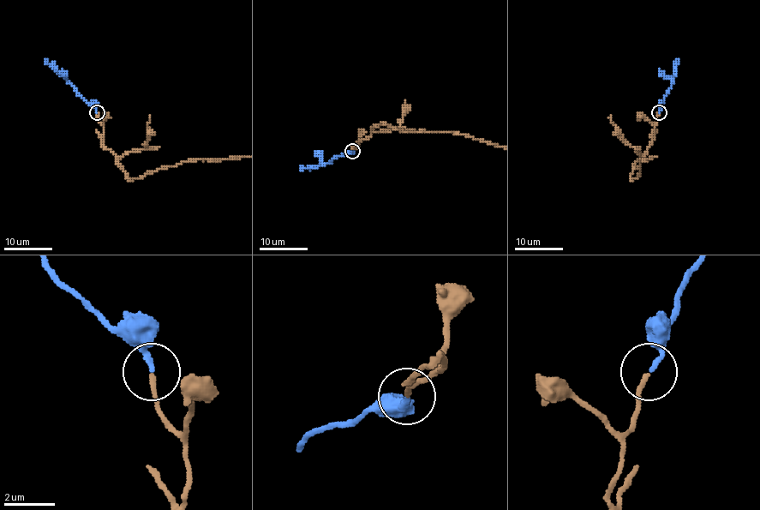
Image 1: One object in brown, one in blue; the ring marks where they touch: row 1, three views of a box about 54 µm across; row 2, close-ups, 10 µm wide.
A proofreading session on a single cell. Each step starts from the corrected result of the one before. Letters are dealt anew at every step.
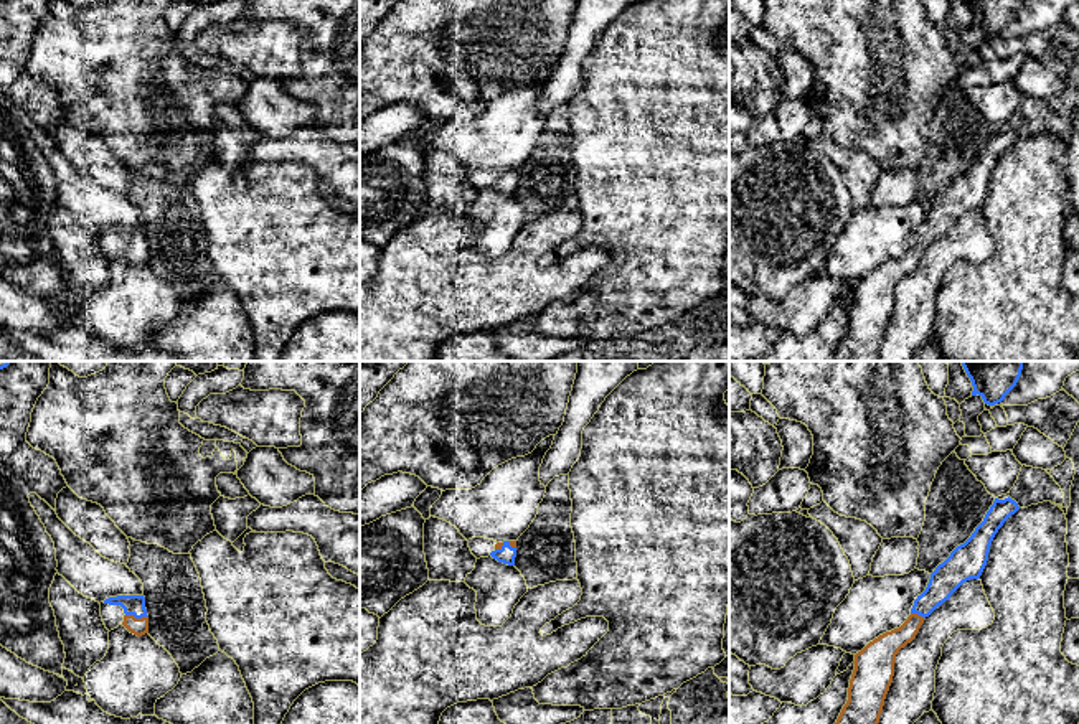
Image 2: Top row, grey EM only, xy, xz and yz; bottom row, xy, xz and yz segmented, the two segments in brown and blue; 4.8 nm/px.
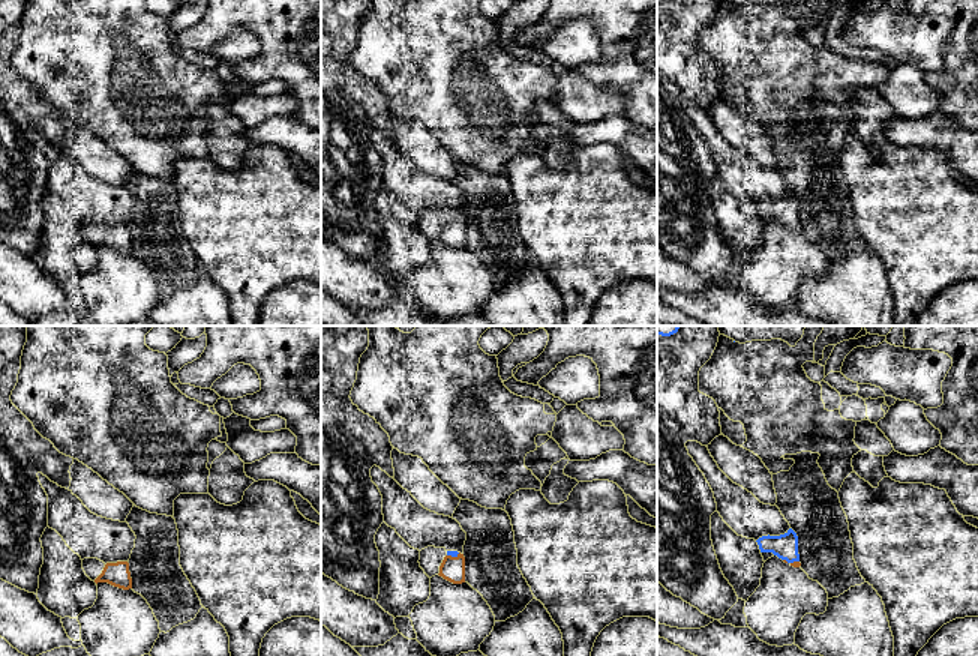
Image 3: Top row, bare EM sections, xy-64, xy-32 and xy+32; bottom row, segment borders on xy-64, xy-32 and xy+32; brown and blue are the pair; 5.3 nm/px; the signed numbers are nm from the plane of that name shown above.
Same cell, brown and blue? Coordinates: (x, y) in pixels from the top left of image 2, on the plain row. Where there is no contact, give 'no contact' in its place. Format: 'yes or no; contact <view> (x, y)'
yes; contact xy (137, 249)

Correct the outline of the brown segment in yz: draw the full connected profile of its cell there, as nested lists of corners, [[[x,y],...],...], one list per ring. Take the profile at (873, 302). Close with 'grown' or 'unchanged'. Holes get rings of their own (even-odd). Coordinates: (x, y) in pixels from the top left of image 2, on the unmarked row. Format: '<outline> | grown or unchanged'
[[[1010,127],[995,129],[972,167],[931,205],[907,251],[899,259],[879,266],[855,285],[848,331],[830,361],[876,361],[893,313],[896,285],[914,270],[924,251],[964,213],[980,209],[995,165],[1018,140],[1018,134]]] | grown

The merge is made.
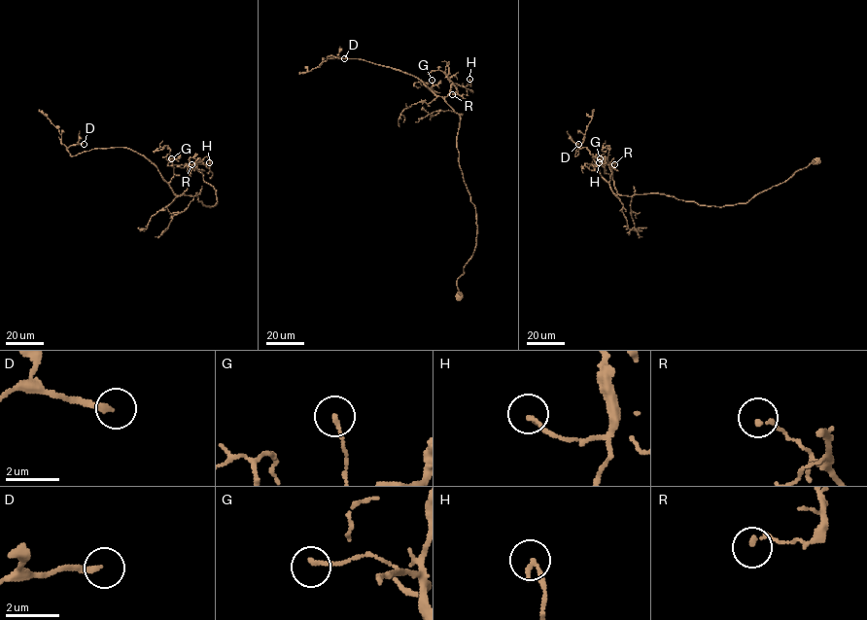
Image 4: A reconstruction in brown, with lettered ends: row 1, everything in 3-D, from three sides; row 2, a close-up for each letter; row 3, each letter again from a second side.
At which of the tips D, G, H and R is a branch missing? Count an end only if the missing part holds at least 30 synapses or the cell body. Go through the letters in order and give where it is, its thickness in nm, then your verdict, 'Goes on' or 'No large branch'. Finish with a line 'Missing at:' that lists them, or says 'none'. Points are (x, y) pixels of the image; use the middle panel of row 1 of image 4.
D: Place: (344, 58). Thickness 220 nm. Goes on
G: Place: (432, 80). Thickness 120 nm. No large branch
H: Place: (469, 79). Thickness 180 nm. No large branch
R: Place: (452, 94). Thickness 180 nm. No large branch
Missing at: D

